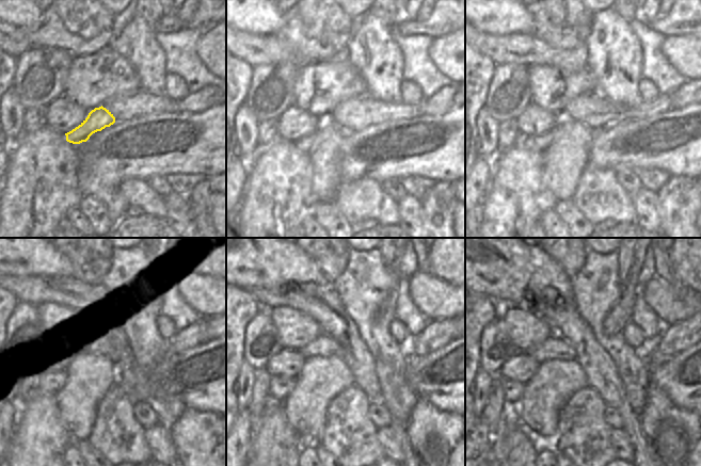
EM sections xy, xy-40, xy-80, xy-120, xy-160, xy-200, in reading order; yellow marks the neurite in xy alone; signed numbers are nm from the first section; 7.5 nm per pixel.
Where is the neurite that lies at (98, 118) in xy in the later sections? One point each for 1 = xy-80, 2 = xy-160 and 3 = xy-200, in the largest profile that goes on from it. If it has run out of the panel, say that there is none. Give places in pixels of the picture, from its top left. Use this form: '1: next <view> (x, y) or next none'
1: next xy-80 (536, 143)
2: next xy-160 (279, 386)
3: next xy-200 (512, 389)

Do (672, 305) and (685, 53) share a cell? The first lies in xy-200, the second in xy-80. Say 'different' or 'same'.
same

